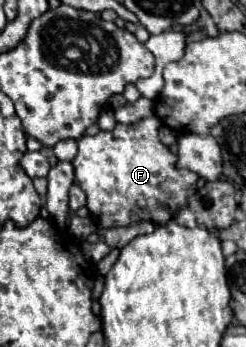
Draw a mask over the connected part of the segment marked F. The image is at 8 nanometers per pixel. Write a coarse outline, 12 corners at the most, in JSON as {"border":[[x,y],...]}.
{"border":[[158,119],[82,135],[74,183],[100,227],[168,223],[196,191]]}

